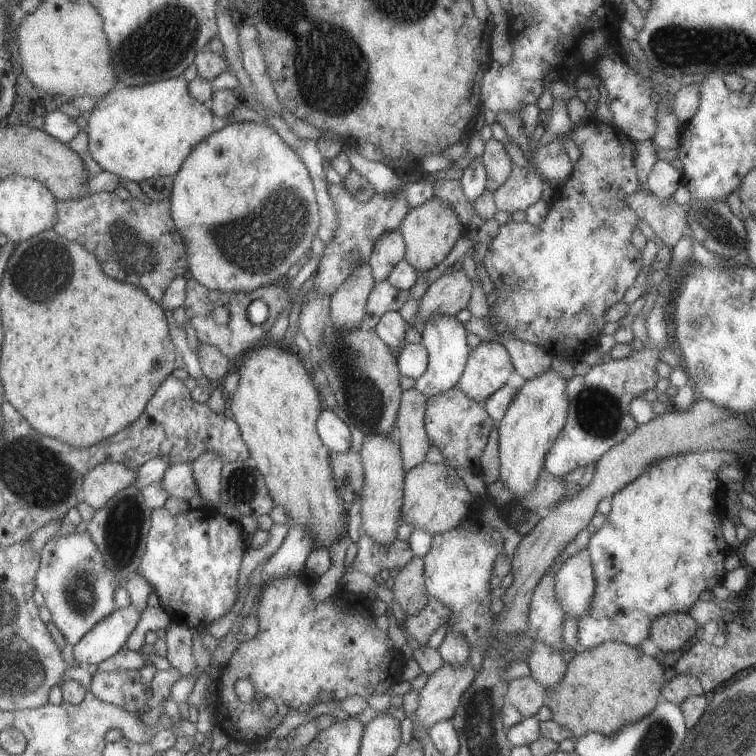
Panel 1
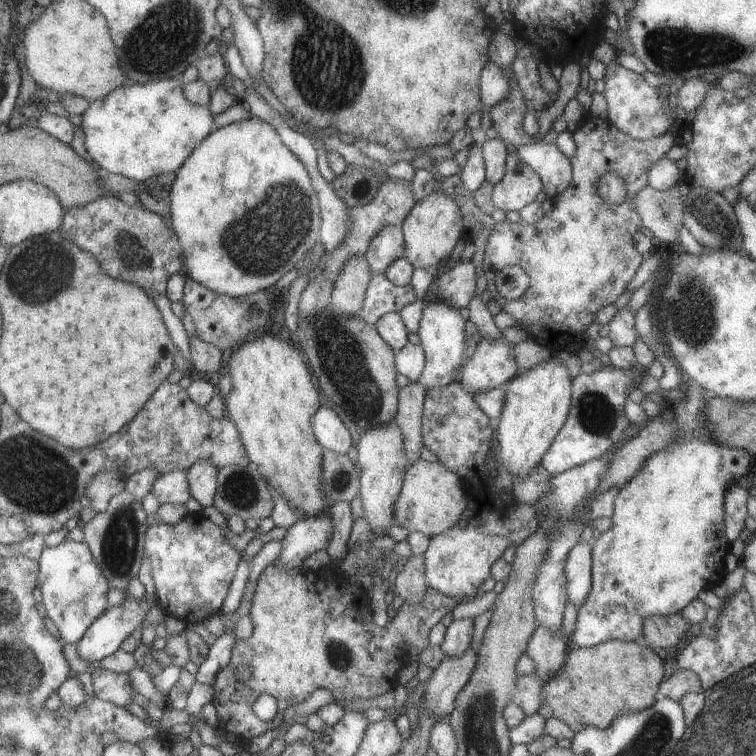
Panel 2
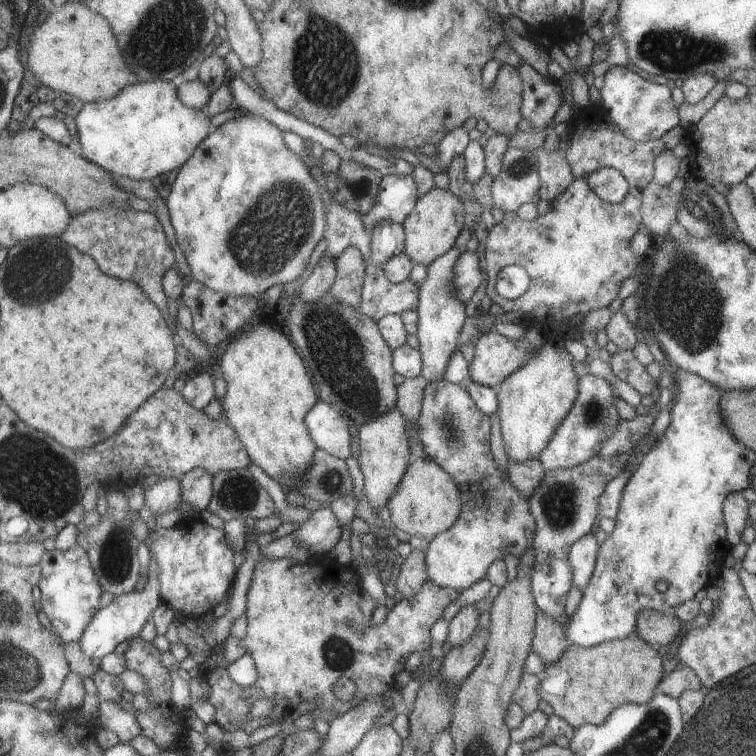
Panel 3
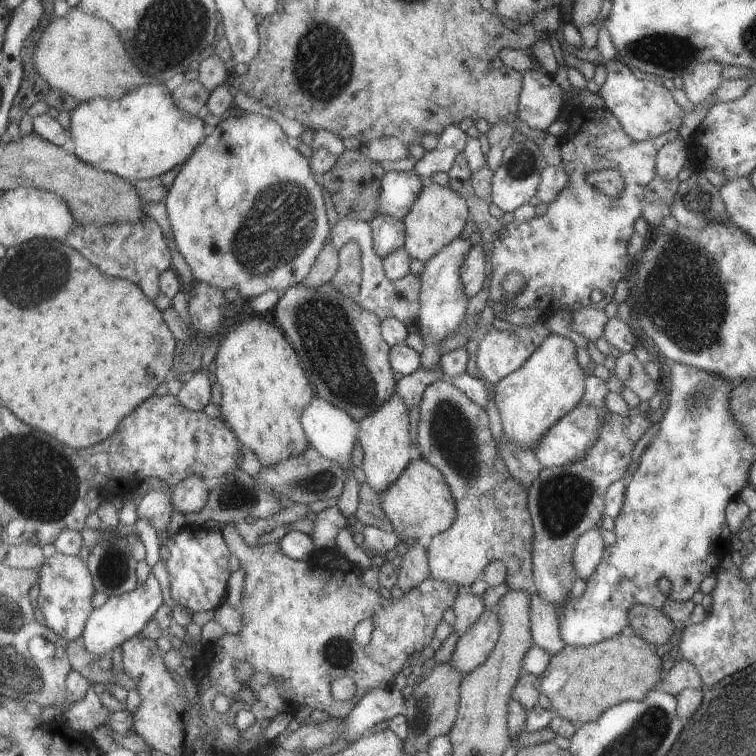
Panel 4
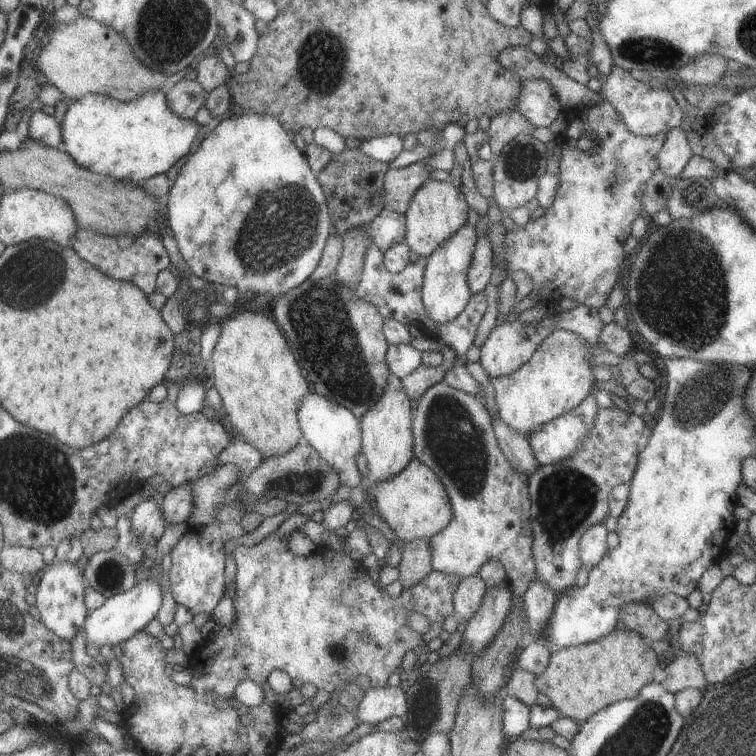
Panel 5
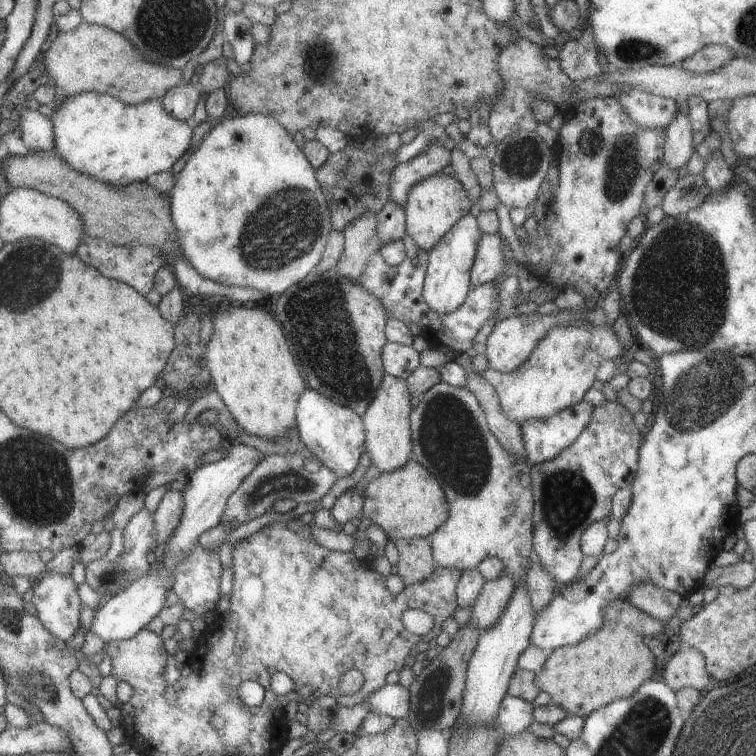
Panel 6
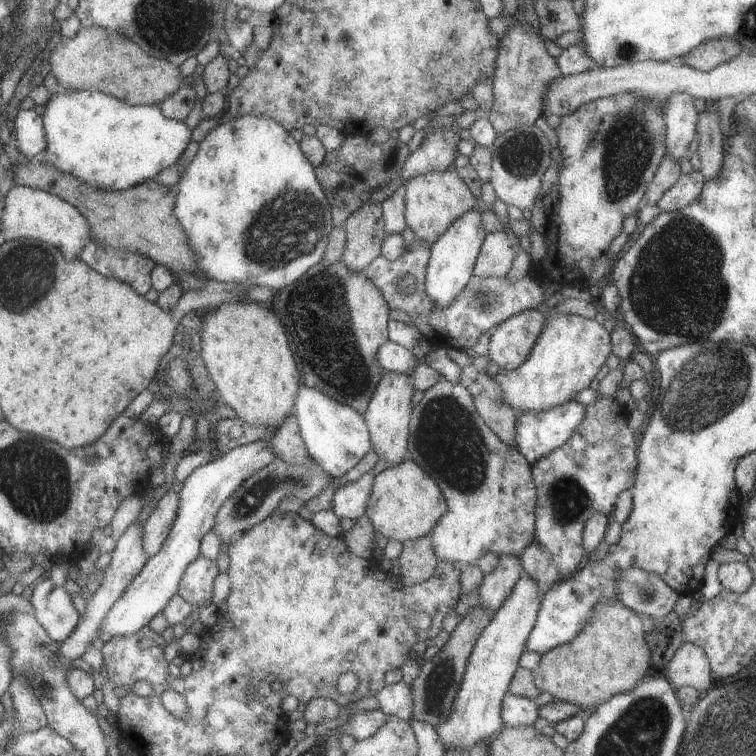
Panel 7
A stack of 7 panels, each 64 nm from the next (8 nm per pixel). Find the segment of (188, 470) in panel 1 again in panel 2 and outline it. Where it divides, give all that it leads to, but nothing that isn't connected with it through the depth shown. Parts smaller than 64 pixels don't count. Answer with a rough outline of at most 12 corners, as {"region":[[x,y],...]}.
{"region":[[187,471],[160,475],[151,489],[158,504],[185,504]]}

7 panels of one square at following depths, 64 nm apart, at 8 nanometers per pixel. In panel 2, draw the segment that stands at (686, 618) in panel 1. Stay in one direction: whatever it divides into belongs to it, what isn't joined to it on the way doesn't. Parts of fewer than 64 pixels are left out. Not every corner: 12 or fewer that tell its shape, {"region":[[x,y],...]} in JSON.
{"region":[[643,618],[643,647],[571,646],[542,700],[577,733],[659,697],[690,624]]}

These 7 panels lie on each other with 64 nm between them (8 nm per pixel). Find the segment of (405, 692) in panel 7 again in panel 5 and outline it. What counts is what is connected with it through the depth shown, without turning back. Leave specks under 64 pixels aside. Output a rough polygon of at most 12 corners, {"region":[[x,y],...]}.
{"region":[[400,686],[367,688],[354,708],[358,724],[404,718],[408,697]]}

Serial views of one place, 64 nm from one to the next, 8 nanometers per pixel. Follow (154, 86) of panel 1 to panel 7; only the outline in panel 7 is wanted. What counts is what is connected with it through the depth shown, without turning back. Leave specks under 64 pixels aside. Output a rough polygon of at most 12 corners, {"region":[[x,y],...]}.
{"region":[[54,93],[37,161],[125,191],[178,161],[158,105]]}

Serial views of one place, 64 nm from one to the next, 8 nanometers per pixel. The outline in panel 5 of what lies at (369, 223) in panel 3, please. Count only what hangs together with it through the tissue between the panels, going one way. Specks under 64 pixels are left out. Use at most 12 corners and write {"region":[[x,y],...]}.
{"region":[[426,159],[389,169],[386,208],[405,215],[417,189],[431,179]]}

